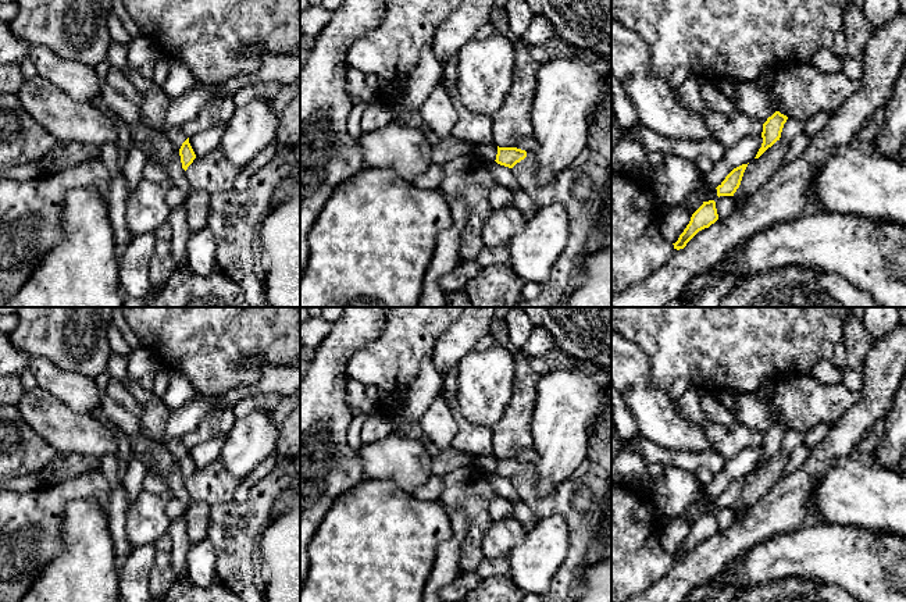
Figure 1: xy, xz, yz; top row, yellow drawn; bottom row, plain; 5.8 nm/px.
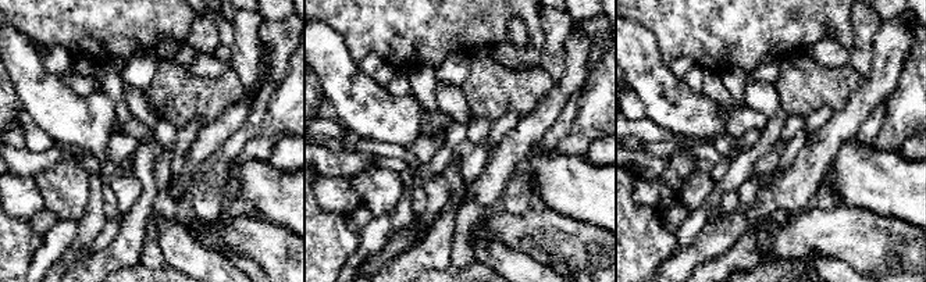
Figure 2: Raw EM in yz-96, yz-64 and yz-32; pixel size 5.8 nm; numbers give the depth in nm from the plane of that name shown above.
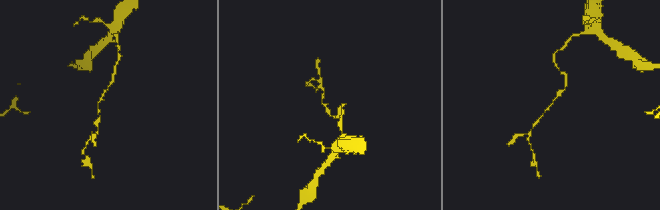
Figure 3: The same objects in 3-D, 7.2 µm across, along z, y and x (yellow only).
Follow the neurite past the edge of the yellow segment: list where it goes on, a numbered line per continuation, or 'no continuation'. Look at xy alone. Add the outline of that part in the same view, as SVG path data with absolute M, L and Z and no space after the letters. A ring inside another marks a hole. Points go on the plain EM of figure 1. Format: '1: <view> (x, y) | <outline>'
1: xy (174, 446) | M156 435L156 442L178 460L181 460L182 455L188 450L181 439L163 438L160 435Z

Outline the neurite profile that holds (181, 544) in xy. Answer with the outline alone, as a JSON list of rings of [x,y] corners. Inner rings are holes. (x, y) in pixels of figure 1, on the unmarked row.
[[[185,517],[170,521],[168,534],[172,539],[171,564],[175,573],[176,583],[189,583],[188,577],[188,553],[190,541],[186,534]]]

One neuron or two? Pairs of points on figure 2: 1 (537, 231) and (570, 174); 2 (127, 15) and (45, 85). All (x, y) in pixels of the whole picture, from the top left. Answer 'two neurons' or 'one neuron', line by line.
1: two neurons
2: two neurons

